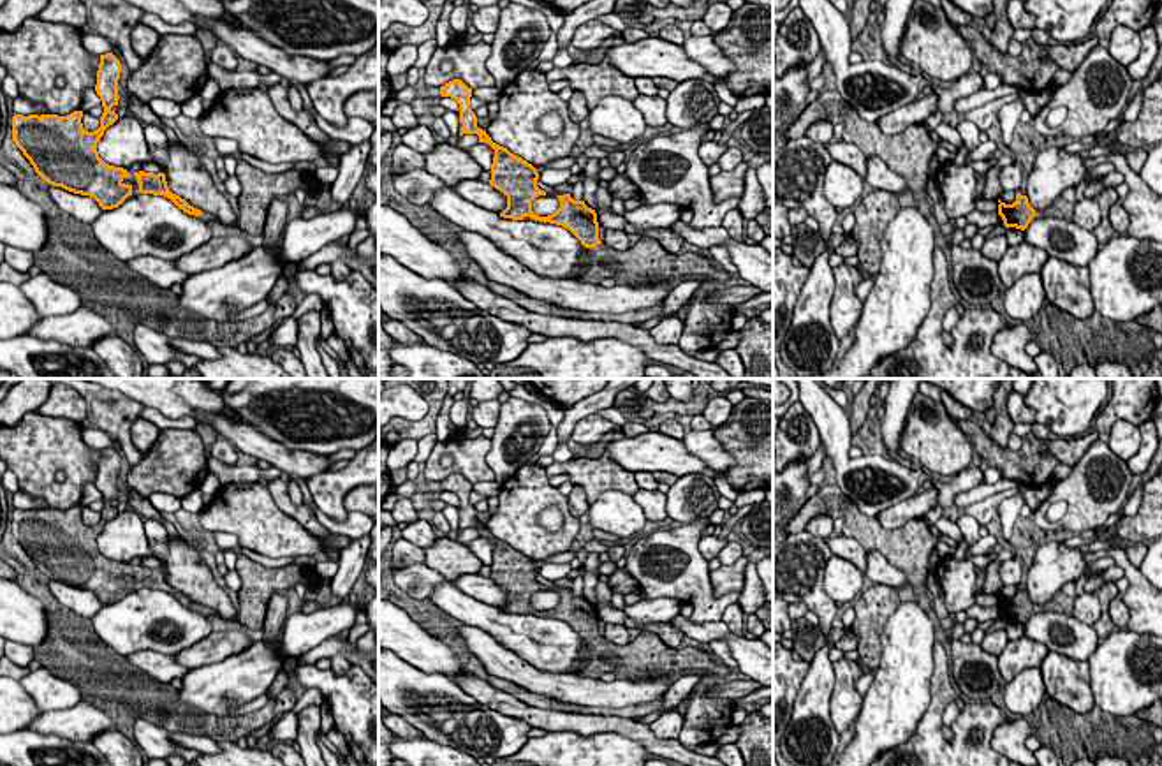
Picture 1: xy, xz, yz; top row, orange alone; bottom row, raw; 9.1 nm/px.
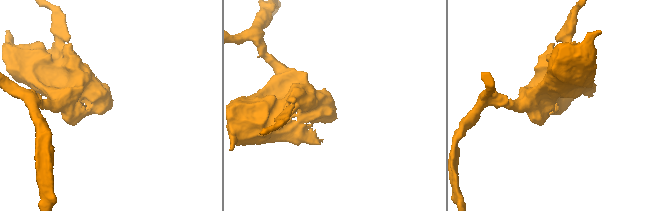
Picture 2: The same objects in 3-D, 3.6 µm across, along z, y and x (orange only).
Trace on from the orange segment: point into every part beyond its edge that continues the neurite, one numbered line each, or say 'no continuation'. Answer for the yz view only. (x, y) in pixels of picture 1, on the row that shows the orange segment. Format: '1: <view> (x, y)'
1: yz (1064, 206)

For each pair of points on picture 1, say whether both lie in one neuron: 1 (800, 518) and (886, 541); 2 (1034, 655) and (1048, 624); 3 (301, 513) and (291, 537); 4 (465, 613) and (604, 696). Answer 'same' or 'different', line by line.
1: same
2: different
3: different
4: different

